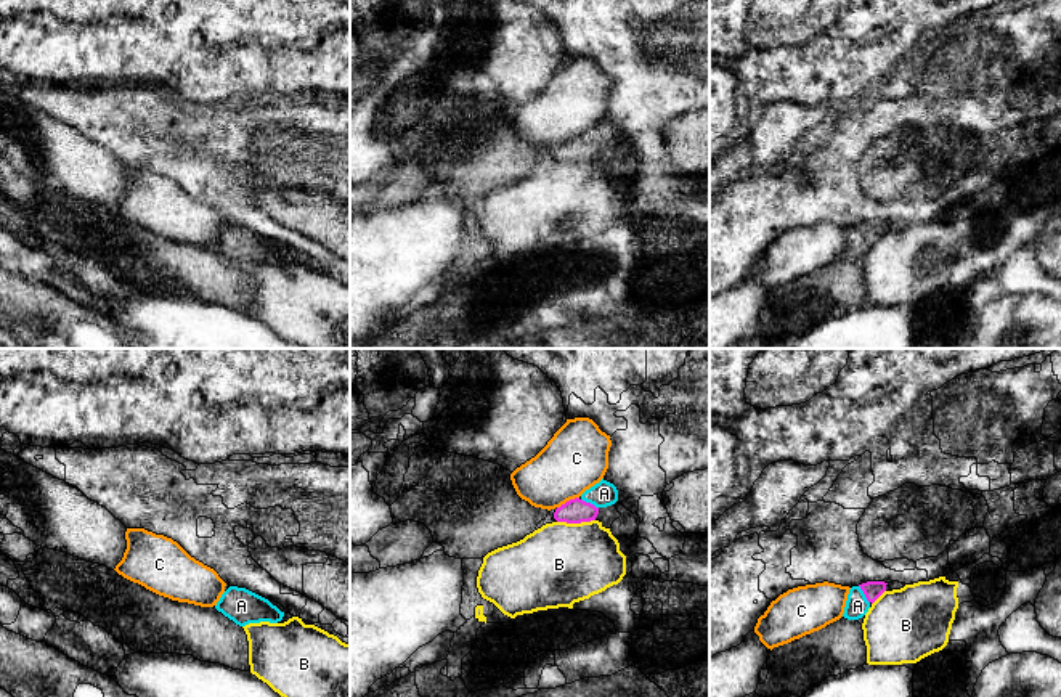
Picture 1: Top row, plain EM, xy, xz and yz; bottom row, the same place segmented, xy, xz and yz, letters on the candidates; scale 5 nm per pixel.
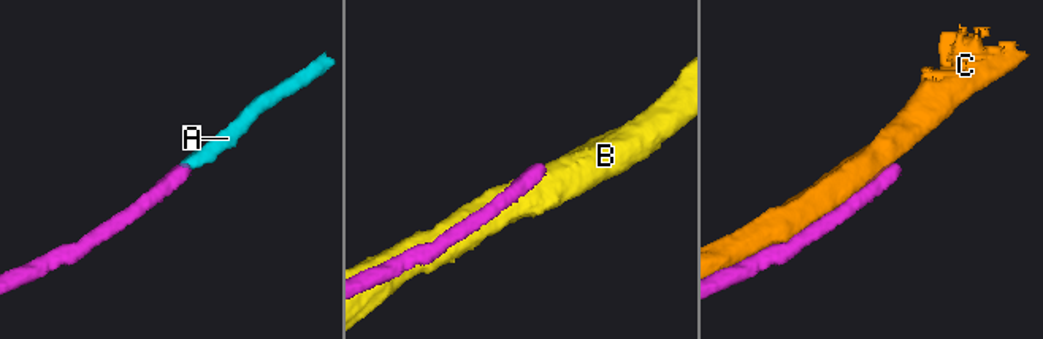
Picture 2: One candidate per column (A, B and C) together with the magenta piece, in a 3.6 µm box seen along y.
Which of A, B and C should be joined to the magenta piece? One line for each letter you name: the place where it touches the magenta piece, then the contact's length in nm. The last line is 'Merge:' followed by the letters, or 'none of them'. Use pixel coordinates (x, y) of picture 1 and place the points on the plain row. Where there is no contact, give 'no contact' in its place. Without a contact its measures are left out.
A: xz (589, 143) | 100 nm
Merge: A

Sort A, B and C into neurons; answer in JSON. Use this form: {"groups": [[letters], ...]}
{"groups": [["A"], ["B"], ["C"]]}

